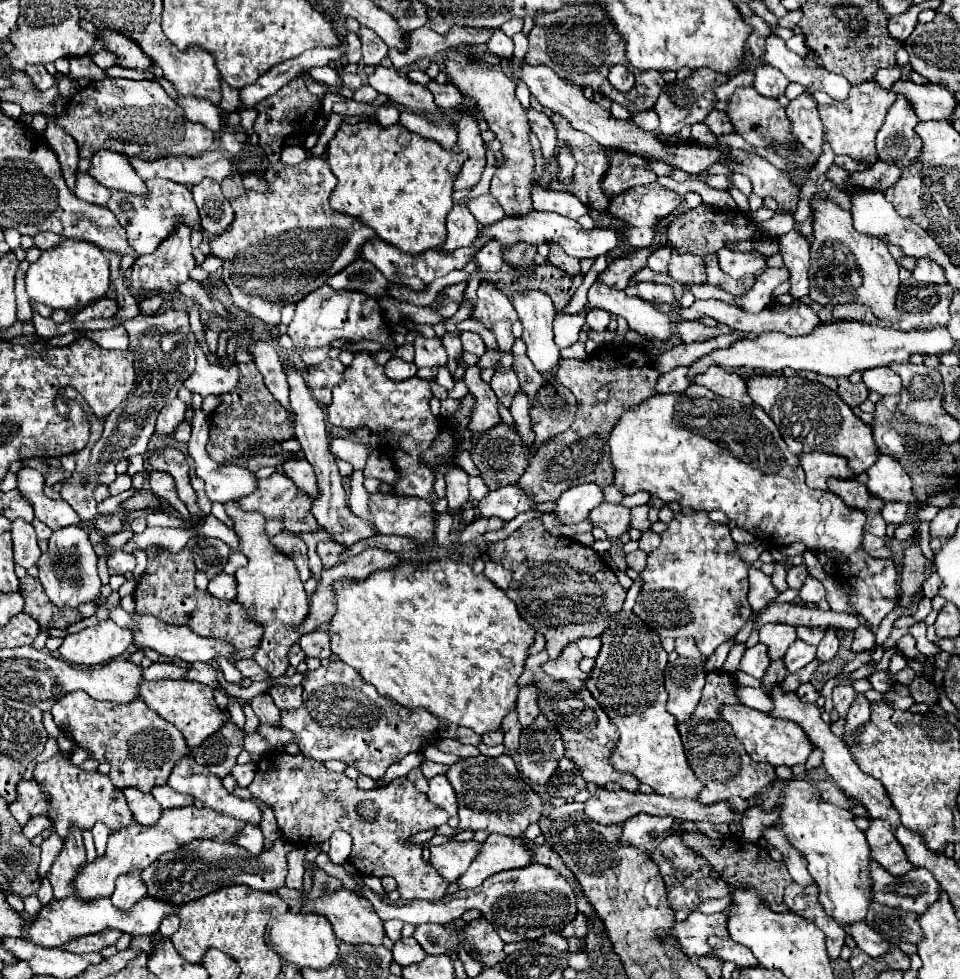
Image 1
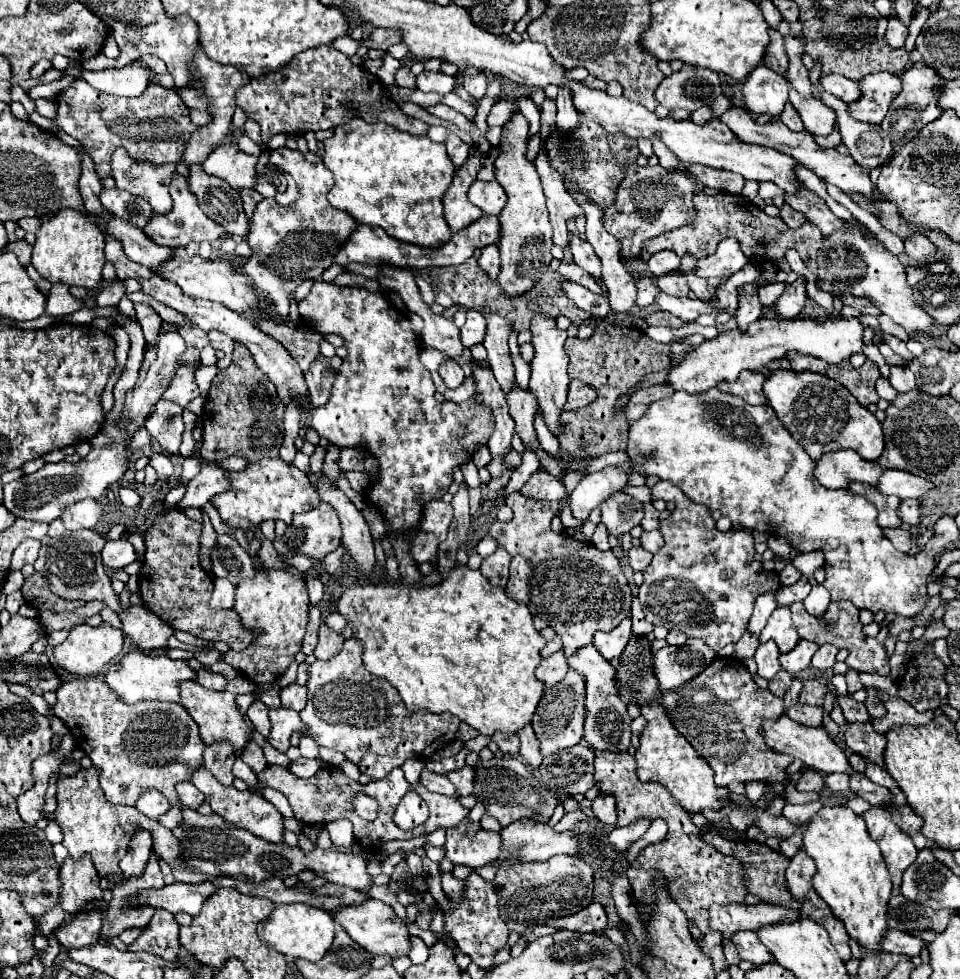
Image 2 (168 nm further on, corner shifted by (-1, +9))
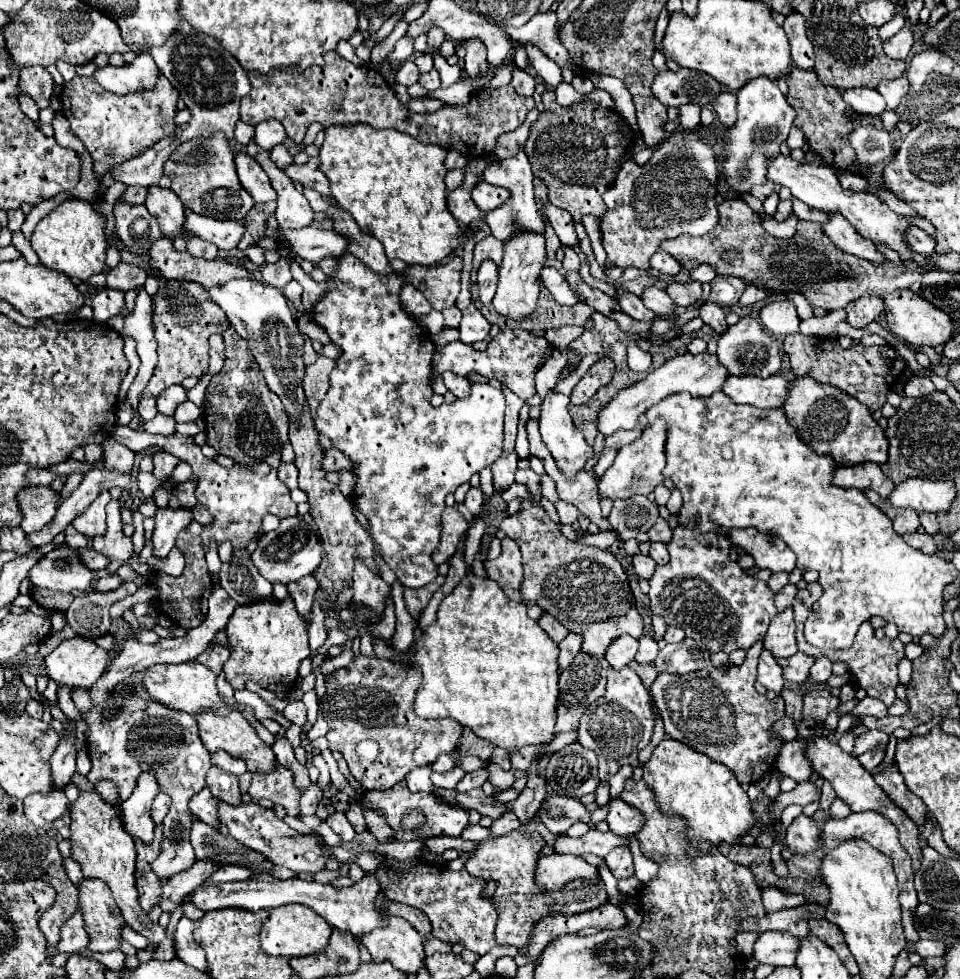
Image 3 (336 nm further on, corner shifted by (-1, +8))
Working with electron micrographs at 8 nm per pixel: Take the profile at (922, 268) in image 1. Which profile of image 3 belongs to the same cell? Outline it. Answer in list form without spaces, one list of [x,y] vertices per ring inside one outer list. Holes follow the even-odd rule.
[[[909,227],[909,231],[907,231],[905,237],[907,237],[907,241],[909,241],[909,245],[911,245],[911,249],[915,253],[931,255],[935,251],[933,237],[929,233],[925,233],[923,229],[919,229],[919,227]]]

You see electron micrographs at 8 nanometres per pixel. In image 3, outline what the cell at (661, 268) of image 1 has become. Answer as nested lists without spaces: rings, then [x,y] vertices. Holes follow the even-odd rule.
[[[657,251],[653,255],[651,267],[653,269],[659,269],[663,273],[679,273],[681,271],[681,263],[675,257],[671,257],[669,253],[665,253],[665,251]]]

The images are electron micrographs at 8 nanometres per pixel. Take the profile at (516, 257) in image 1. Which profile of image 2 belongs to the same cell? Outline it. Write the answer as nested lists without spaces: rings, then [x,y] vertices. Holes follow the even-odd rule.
[[[515,112],[511,120],[503,126],[499,154],[495,158],[495,180],[505,188],[509,198],[499,214],[501,240],[497,242],[501,252],[501,274],[497,282],[501,284],[505,296],[519,296],[529,292],[533,284],[537,284],[543,278],[553,258],[551,256],[553,230],[549,224],[539,174],[533,162],[527,158],[527,134],[529,134],[529,122],[525,120],[525,116]]]

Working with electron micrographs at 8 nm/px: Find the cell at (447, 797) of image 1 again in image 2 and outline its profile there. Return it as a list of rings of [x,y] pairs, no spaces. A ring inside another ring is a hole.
[[[463,766],[457,772],[449,772],[447,778],[457,788],[459,796],[469,796],[473,792],[473,768],[471,766]]]

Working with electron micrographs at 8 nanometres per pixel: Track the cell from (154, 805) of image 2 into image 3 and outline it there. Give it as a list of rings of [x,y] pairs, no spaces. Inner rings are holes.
[[[159,793],[159,795],[155,797],[155,801],[153,801],[153,807],[151,807],[151,817],[153,817],[155,825],[161,825],[161,823],[163,823],[165,815],[169,813],[169,805],[171,805],[171,801],[169,801],[169,795],[165,795],[165,793]]]

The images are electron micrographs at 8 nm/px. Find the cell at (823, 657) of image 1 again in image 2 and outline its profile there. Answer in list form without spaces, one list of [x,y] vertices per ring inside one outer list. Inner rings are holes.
[[[823,644],[815,652],[811,666],[819,668],[819,670],[827,670],[827,668],[831,668],[835,664],[835,656],[837,656],[837,648],[831,646],[831,644]]]

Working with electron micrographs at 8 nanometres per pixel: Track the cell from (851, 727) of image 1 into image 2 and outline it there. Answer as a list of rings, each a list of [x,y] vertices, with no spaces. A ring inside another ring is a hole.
[[[867,722],[867,724],[847,724],[843,740],[853,752],[857,752],[857,754],[873,760],[875,764],[883,766],[885,738],[873,730],[871,722]]]

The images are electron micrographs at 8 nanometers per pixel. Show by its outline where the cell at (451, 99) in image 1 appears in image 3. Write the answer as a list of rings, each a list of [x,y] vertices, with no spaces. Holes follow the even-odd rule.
[[[433,67],[429,73],[421,73],[419,75],[419,85],[425,87],[429,93],[435,91],[437,87],[441,87],[441,79],[439,79],[439,71]]]

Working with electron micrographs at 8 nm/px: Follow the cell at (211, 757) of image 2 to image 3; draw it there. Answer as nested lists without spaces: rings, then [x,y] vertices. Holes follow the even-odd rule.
[[[219,767],[209,769],[207,787],[211,789],[213,797],[217,797],[219,801],[225,801],[229,805],[241,803],[241,791],[239,791],[239,785],[237,785],[237,777],[221,771]]]

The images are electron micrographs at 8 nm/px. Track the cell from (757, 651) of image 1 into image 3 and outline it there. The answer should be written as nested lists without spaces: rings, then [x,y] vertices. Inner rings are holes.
[[[767,649],[759,657],[759,675],[757,675],[757,681],[761,685],[765,685],[767,689],[775,691],[777,695],[783,689],[783,671],[781,671],[779,663],[773,659],[773,655]]]

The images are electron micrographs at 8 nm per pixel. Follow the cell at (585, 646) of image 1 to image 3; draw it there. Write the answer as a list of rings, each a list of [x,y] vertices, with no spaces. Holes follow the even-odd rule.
[[[623,635],[623,637],[615,639],[615,641],[609,645],[609,649],[607,649],[607,653],[605,653],[605,659],[611,663],[613,669],[619,671],[621,667],[629,665],[629,663],[635,659],[637,649],[639,649],[639,641],[633,639],[633,637],[629,637],[629,635]]]

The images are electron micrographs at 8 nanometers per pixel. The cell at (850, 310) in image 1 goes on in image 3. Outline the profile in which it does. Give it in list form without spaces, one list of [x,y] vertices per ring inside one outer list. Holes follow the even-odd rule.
[[[859,297],[857,301],[849,303],[847,307],[847,321],[853,325],[853,327],[865,327],[869,325],[871,321],[875,321],[879,315],[883,313],[883,299],[879,297]]]

